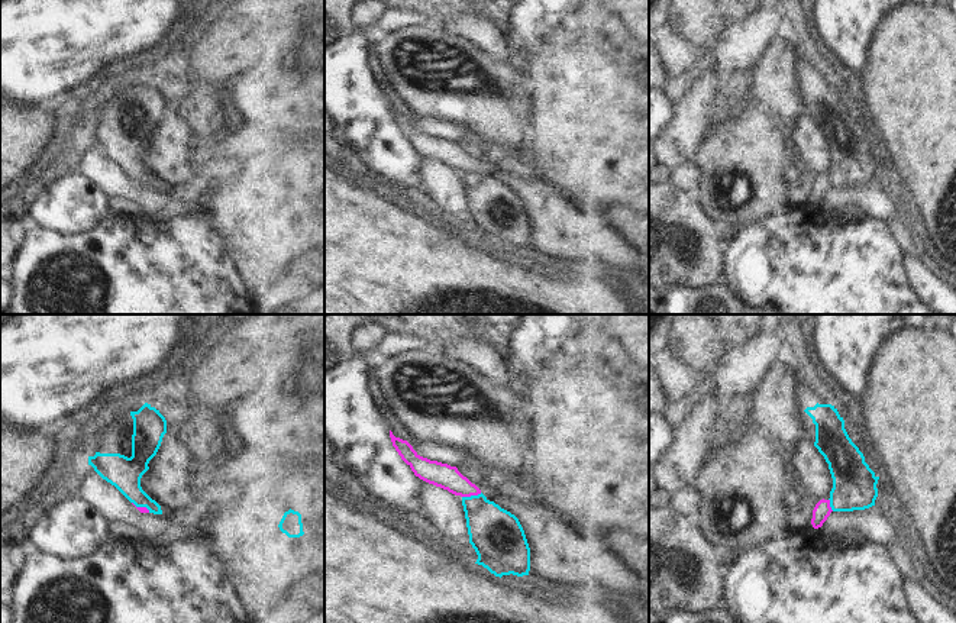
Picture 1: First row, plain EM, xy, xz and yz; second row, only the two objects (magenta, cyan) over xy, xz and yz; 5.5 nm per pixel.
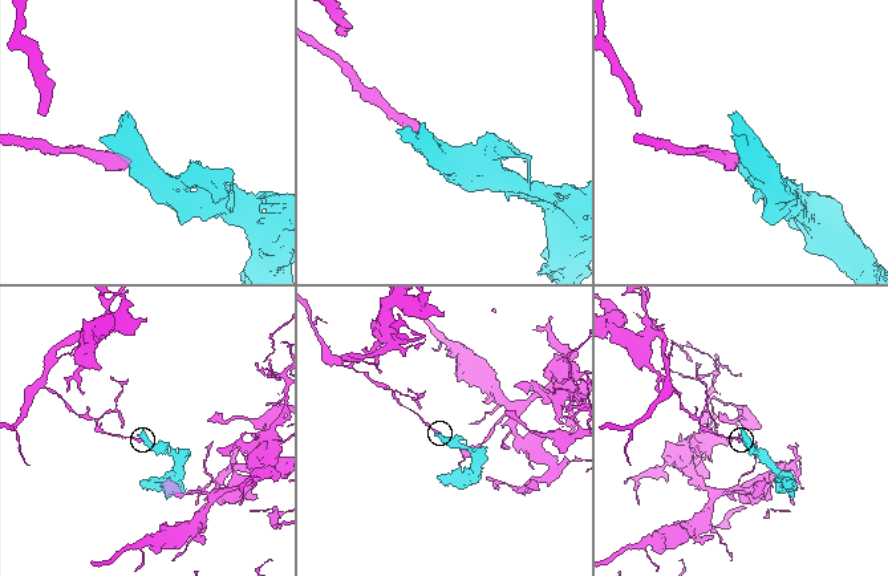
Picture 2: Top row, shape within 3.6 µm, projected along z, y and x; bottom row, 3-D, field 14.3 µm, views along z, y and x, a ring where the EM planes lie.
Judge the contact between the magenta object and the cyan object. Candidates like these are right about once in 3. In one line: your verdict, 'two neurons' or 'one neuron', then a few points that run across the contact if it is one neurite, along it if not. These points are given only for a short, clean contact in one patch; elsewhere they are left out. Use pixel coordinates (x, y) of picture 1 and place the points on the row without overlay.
two neurons; line xz (481, 168), (462, 173)

